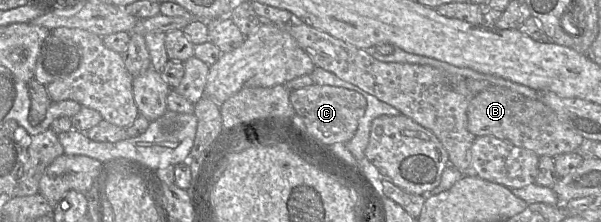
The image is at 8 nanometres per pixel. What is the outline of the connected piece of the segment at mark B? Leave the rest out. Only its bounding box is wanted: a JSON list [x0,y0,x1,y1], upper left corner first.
[467,86,584,157]

